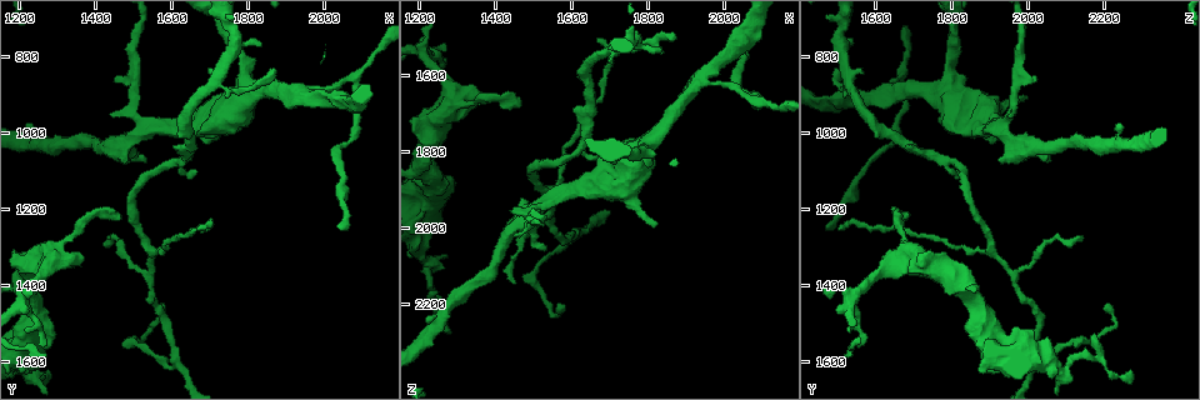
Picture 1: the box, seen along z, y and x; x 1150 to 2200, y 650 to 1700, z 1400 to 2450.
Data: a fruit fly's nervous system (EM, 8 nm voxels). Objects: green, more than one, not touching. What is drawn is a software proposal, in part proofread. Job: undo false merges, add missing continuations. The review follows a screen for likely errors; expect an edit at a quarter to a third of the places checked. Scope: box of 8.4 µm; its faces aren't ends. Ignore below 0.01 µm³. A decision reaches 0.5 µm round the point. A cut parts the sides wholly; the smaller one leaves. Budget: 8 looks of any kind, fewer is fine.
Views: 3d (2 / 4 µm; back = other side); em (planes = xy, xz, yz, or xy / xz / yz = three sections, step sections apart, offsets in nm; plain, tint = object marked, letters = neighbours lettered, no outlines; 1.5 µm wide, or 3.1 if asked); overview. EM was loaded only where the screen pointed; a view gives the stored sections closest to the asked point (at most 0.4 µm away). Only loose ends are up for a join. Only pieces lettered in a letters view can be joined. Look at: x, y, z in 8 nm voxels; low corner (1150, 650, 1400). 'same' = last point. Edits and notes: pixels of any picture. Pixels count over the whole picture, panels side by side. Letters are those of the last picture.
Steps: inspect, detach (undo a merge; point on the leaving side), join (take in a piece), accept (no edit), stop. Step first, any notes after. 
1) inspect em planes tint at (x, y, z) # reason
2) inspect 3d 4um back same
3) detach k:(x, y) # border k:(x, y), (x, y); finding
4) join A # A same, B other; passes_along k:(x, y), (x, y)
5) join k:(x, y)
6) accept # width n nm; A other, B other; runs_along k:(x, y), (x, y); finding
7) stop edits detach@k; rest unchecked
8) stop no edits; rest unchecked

inspect 3d 2um at (1665, 1110, 1820) # tapers out

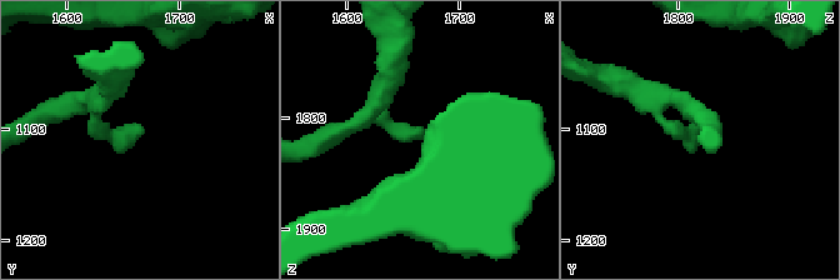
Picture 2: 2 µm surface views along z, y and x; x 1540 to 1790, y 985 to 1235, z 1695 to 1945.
inspect em xz step 8 tint at (1668, 1104, 1814)

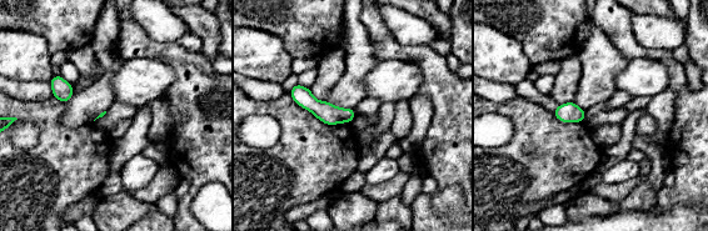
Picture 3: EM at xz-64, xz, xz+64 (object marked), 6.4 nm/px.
inspect em yz step 8 letters same

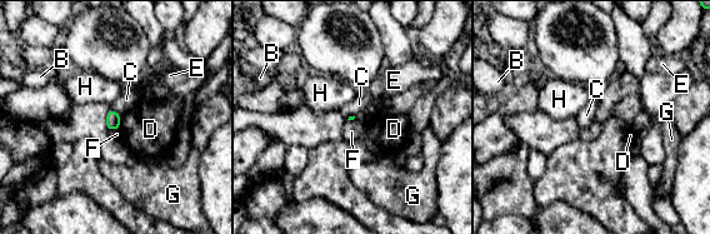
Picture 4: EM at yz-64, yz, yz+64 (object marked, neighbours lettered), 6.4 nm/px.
accept # B other, C other, D other, E other, F other, G other, H other; border 4:(119, 128), (109, 130); none of them fits

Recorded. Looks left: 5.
inspect 3d 4um at (2040, 1245, 1475) # thin end

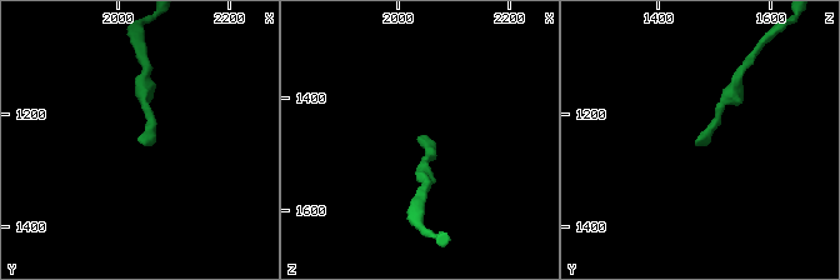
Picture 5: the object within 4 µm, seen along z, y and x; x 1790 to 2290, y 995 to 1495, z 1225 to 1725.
inspect em planes plain at (2040, 1255, 1470)

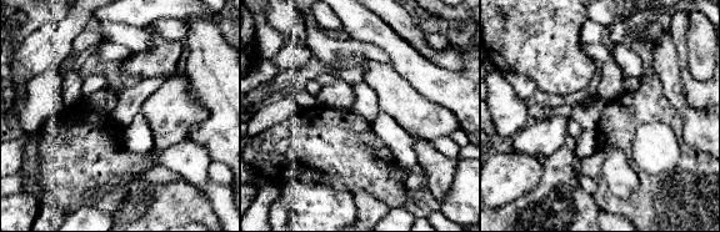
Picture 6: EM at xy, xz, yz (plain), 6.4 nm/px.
inspect em planes letters same # what lies round it

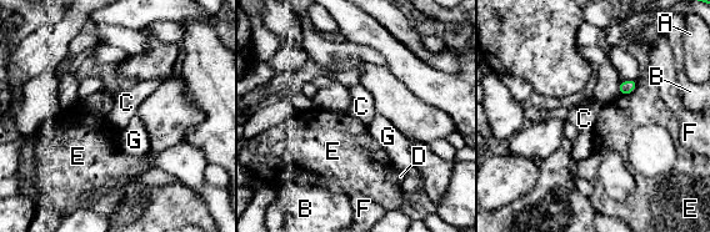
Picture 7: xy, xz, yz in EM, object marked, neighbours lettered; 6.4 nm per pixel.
accept # A other, B other, C other, D other, E other, F other, G other; border 7:(636, 80), (630, 92), (620, 94); none of them fits

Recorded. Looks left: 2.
inspect em planes tint at (2070, 860, 1660) # three-way junction

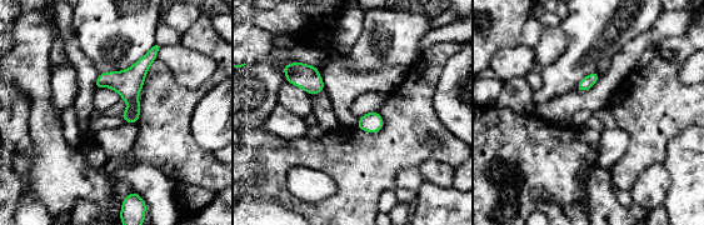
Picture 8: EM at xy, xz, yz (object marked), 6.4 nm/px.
inspect em planes letters same # see the neighbours

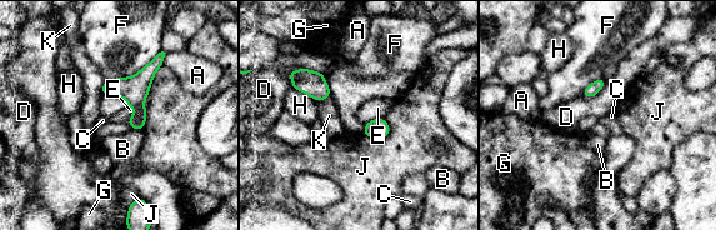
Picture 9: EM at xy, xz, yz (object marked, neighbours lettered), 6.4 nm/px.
accept # longest_contact F 400 nm; A other, B other, C other, D other, E other, F other, G other, H other, J other, K other; continuous, no second neuron

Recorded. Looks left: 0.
stop no edits; rest unchecked

